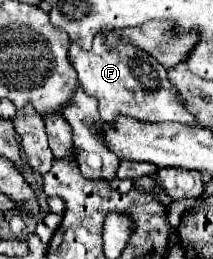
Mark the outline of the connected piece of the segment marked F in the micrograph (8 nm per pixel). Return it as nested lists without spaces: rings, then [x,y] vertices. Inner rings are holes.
[[[99,31],[93,39],[93,47],[83,51],[81,45],[71,41],[69,59],[73,69],[77,71],[81,89],[99,101],[99,115],[103,121],[113,121],[115,113],[131,115],[145,121],[179,121],[191,125],[195,119],[191,113],[175,101],[175,93],[171,93],[171,85],[167,85],[167,69],[155,61],[149,53],[135,49],[125,39],[119,41],[113,49],[105,45],[105,31]],[[137,73],[137,75],[135,75]]]

